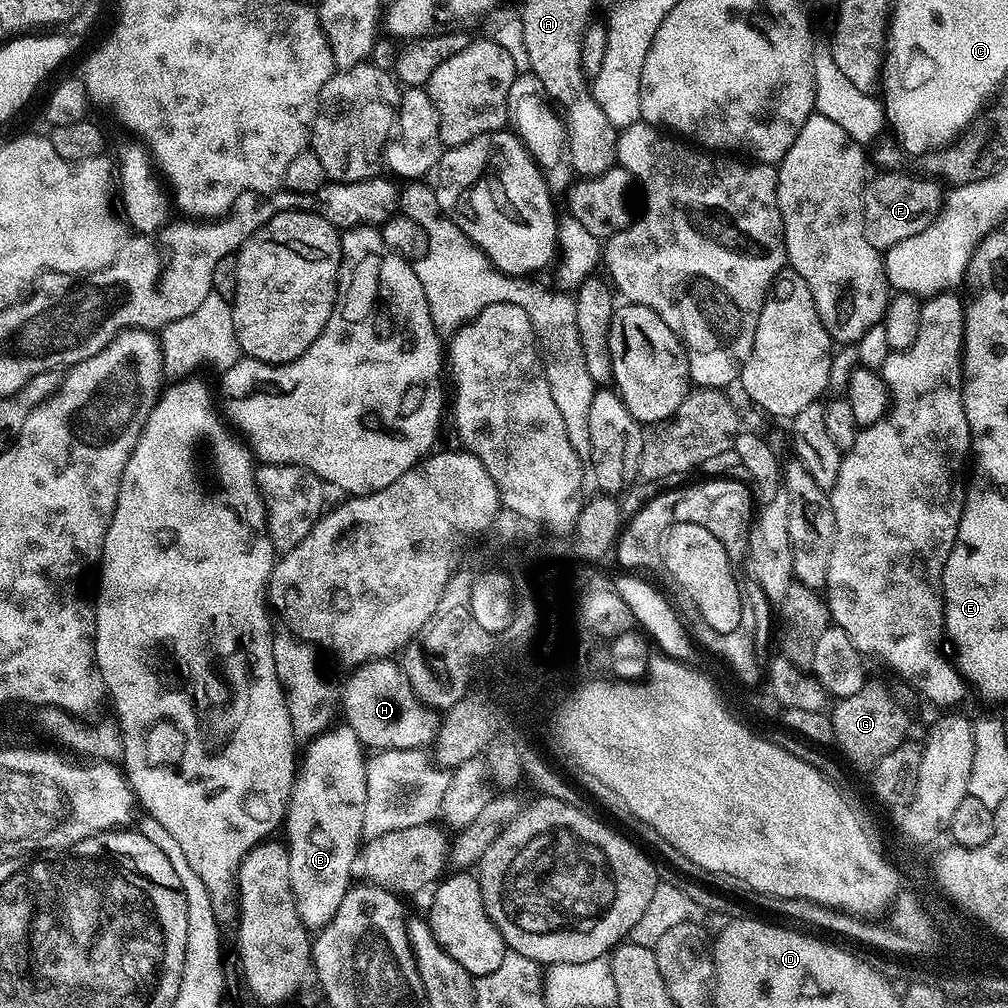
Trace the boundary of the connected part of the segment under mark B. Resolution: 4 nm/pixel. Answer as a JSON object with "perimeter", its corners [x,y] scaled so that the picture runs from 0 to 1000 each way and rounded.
{"perimeter":[[[344,720],[326,722],[303,742],[286,793],[284,840],[294,902],[303,921],[316,923],[329,914],[351,873],[349,856],[361,829],[363,743]]]}

